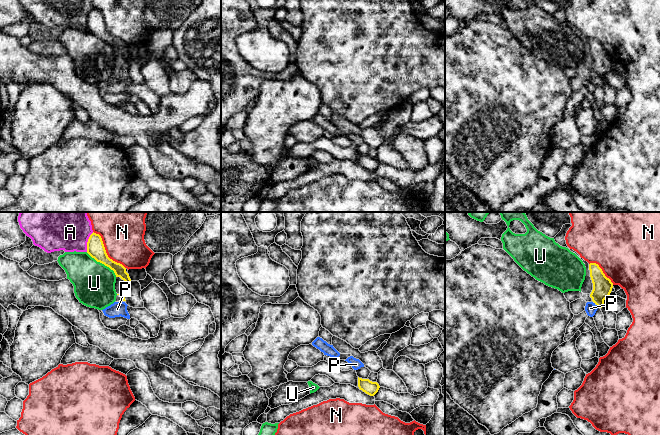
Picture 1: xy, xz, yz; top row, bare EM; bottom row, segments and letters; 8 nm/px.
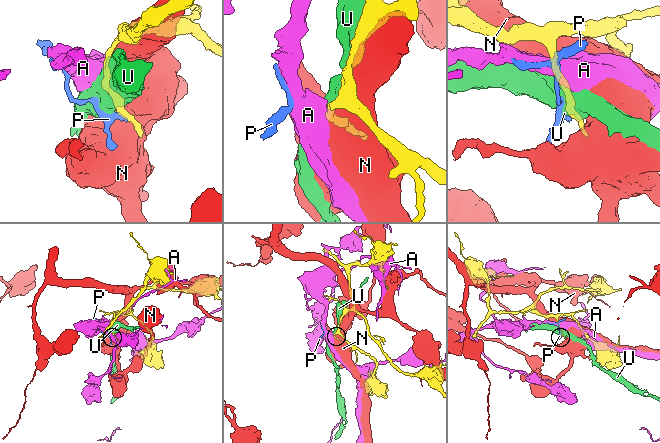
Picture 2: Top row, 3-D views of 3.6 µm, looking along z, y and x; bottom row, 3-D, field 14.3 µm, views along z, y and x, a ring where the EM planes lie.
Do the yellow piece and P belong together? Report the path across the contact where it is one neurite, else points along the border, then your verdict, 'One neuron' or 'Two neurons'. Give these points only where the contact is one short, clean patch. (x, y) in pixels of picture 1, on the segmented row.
Boundary: yz (594, 302), (597, 305). Two neurons

